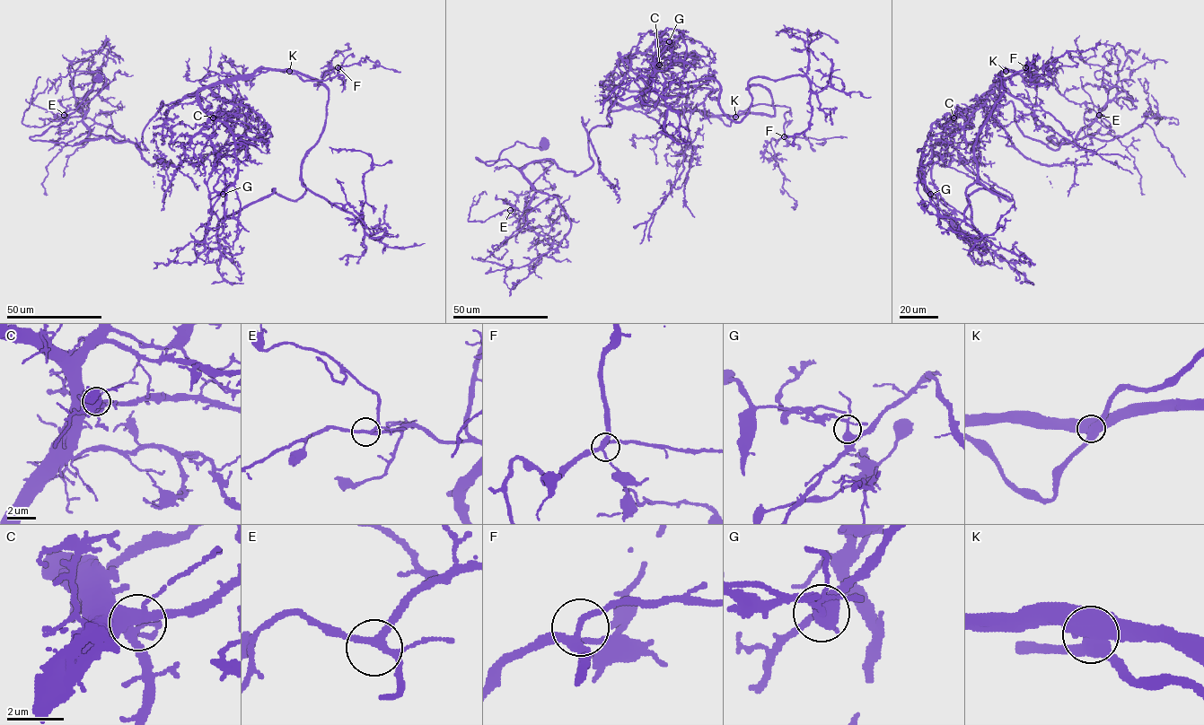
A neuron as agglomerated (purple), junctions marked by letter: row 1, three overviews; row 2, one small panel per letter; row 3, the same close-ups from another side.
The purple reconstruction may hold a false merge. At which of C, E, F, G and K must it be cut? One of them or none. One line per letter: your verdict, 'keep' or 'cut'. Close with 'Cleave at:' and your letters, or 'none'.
C: keep
E: keep
F: keep
G: keep
K: cut
Cleave at: K

